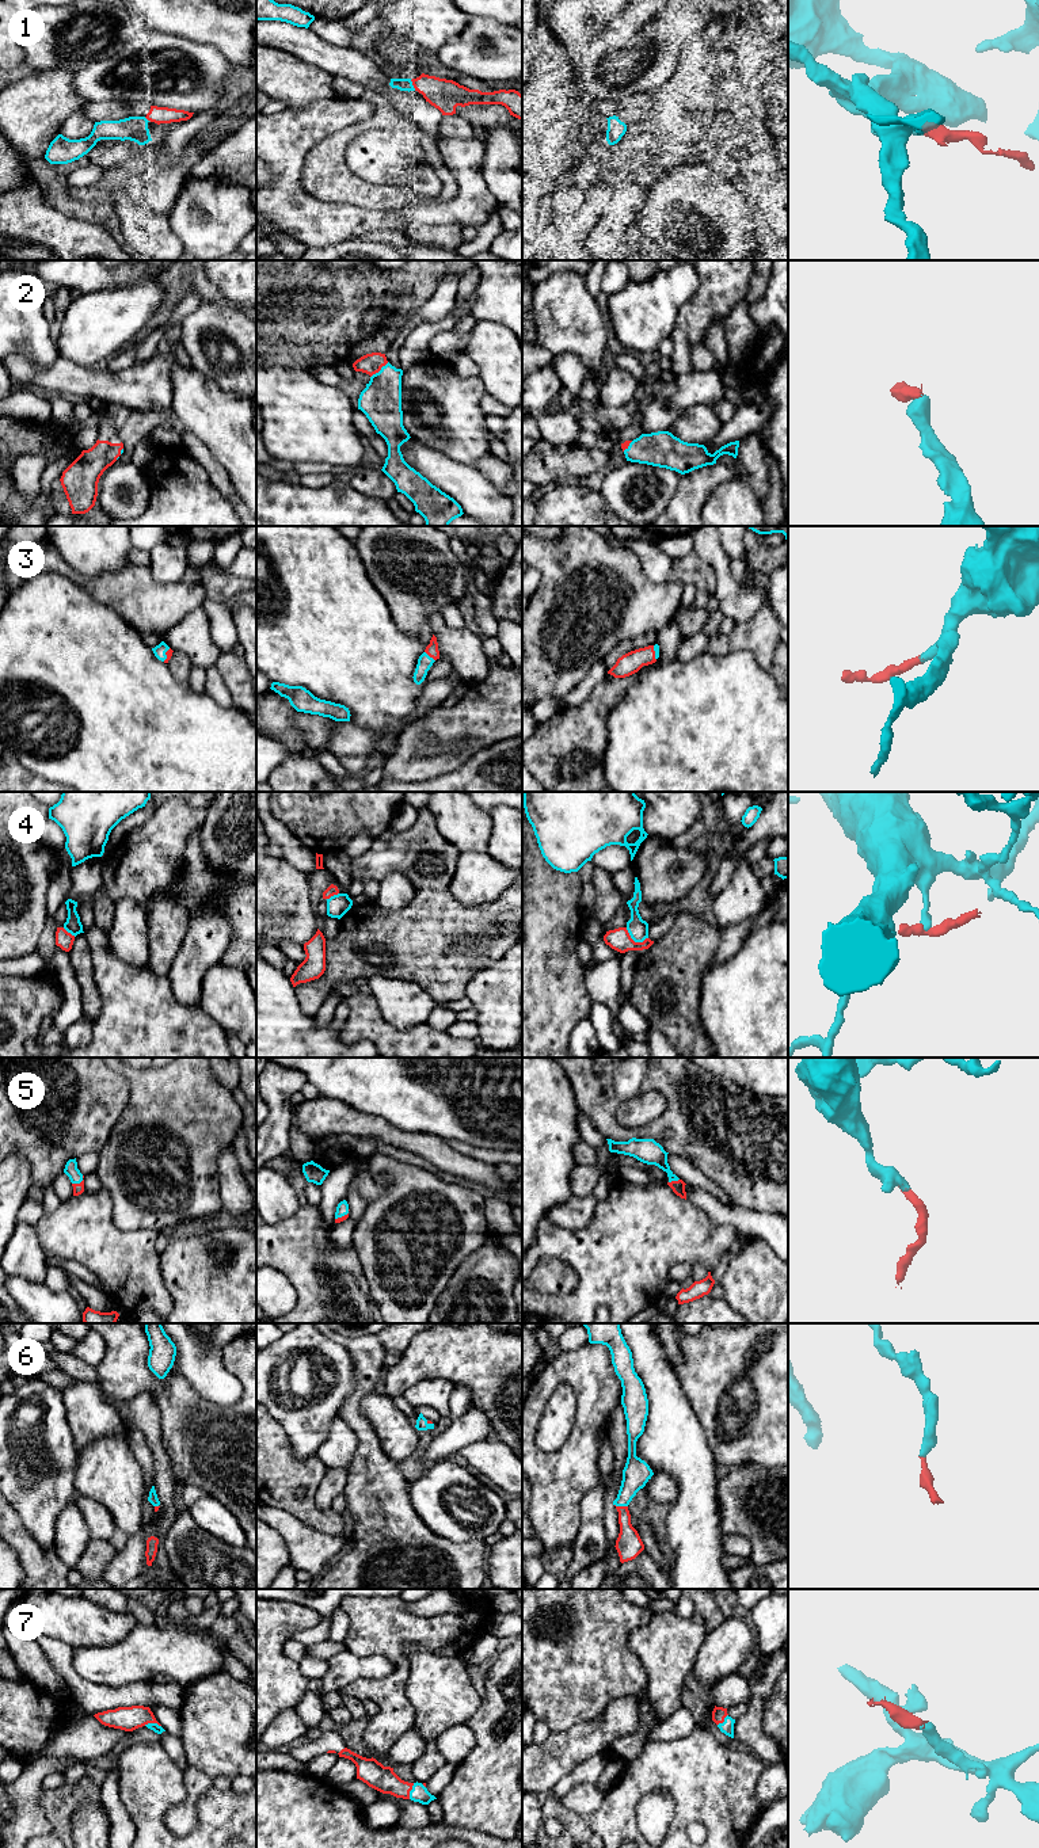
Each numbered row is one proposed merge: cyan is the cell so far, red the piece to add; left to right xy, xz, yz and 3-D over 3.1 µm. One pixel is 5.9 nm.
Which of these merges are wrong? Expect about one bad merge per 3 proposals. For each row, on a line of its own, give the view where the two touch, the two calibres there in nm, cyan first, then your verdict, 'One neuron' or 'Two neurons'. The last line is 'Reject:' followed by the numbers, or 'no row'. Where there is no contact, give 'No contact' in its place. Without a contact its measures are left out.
1: Touches cyan in xz. Thickness 80 nm (cyan) against 190 nm. Two neurons
2: Touches cyan in xz. Thickness 240 nm (cyan) against 130 nm. One neuron
3: Touches cyan in xz. Thickness 90 nm (cyan) against 80 nm. One neuron
4: Touches cyan in yz. Thickness 120 nm (cyan) against 130 nm. Two neurons
5: Touches cyan in xy. Thickness 80 nm (cyan) against 60 nm. One neuron
6: Touches cyan in yz. Thickness 160 nm (cyan) against 160 nm. One neuron
7: Touches cyan in xy. Thickness 50 nm (cyan) against 140 nm. One neuron
Reject: 1, 4

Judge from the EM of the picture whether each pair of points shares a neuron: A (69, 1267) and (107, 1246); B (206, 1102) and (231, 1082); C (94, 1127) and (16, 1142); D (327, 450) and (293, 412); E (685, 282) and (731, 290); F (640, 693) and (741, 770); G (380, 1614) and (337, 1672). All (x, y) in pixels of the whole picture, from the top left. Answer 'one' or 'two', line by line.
A: two
B: two
C: one
D: one
E: two
F: one
G: two

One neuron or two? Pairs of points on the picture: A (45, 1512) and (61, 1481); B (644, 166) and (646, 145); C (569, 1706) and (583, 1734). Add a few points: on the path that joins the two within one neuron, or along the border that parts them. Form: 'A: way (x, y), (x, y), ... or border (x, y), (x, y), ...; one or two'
A: way (45, 1504), (45, 1497), (53, 1489); one
B: way (644, 160), (644, 151); one
C: border (606, 1707), (592, 1719), (551, 1733); two

